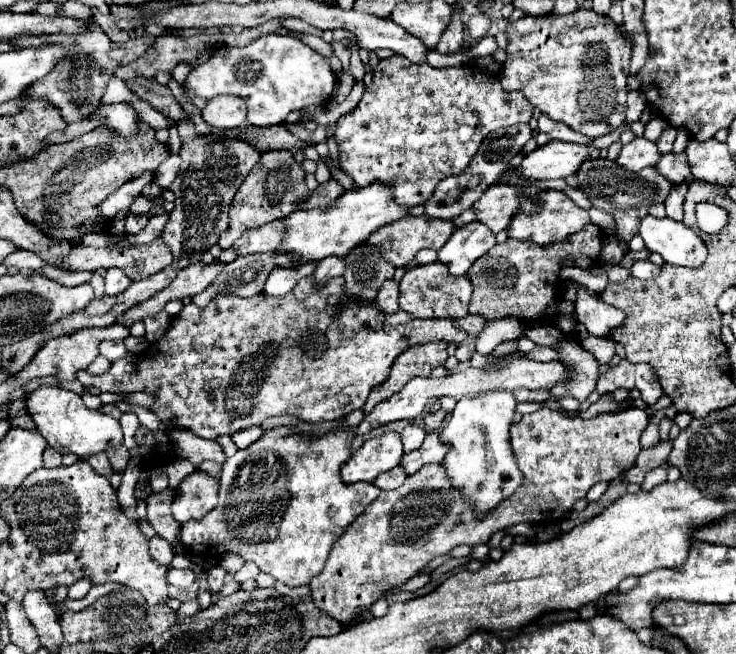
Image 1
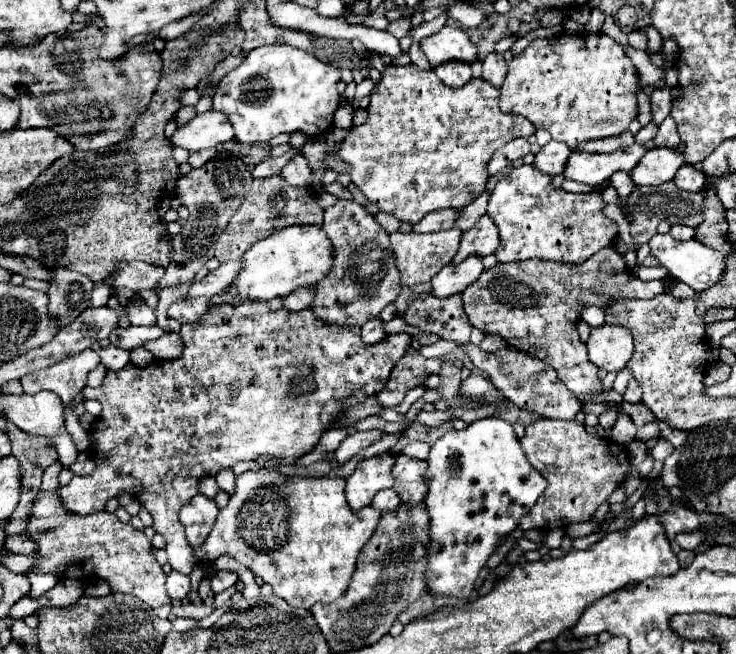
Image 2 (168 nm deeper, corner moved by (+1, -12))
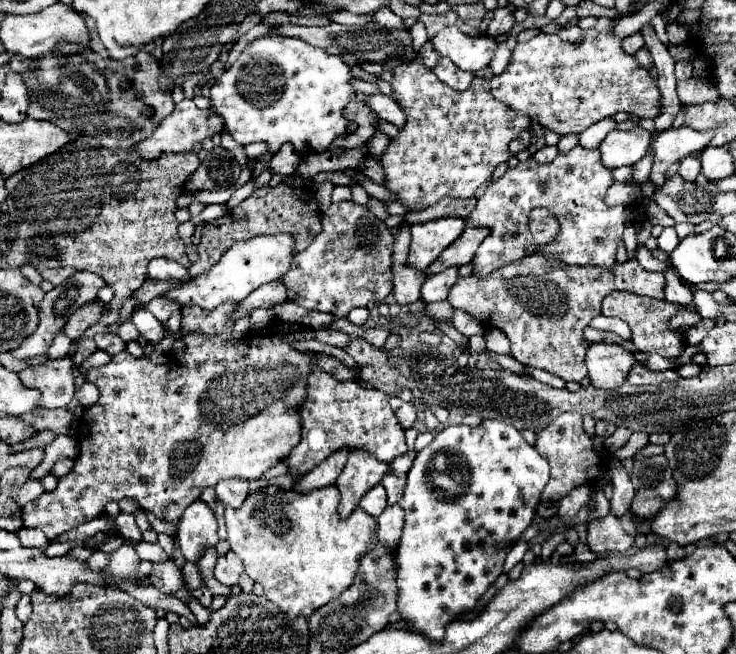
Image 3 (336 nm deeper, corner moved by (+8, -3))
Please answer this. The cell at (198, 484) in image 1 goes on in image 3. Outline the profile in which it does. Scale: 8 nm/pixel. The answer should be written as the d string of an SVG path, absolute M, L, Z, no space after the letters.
M194 501L184 511L178 525L178 547L182 557L196 563L204 551L218 541L218 525L212 509L202 501Z

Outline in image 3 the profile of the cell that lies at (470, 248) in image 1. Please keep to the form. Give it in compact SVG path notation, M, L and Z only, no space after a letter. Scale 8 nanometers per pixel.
M448 267L448 269L444 269L432 277L426 277L426 281L420 289L422 301L424 303L444 301L448 297L450 287L456 283L456 279L458 279L458 267Z

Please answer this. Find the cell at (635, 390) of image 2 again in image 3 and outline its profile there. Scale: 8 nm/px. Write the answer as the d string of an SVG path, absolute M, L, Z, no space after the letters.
M634 363L628 375L628 381L634 385L658 385L662 382L676 382L679 379L677 370L650 371L642 363Z

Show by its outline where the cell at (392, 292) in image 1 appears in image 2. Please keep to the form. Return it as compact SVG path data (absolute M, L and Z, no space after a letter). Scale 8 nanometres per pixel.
M373 318L369 320L369 324L365 324L361 328L361 336L365 340L365 344L375 344L379 340L385 338L385 330L383 330L383 320L381 318Z

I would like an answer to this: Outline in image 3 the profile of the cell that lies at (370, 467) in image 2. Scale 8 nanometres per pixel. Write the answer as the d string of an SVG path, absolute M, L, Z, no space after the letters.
M354 449L348 453L348 461L336 481L336 487L340 491L340 519L346 519L358 507L358 501L382 481L386 471L388 465L380 463L364 449Z

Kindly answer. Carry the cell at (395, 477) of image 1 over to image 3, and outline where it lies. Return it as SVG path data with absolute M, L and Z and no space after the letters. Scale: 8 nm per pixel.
M382 485L370 489L370 491L362 497L360 507L362 507L368 515L378 517L378 515L386 509L386 489L384 489Z

